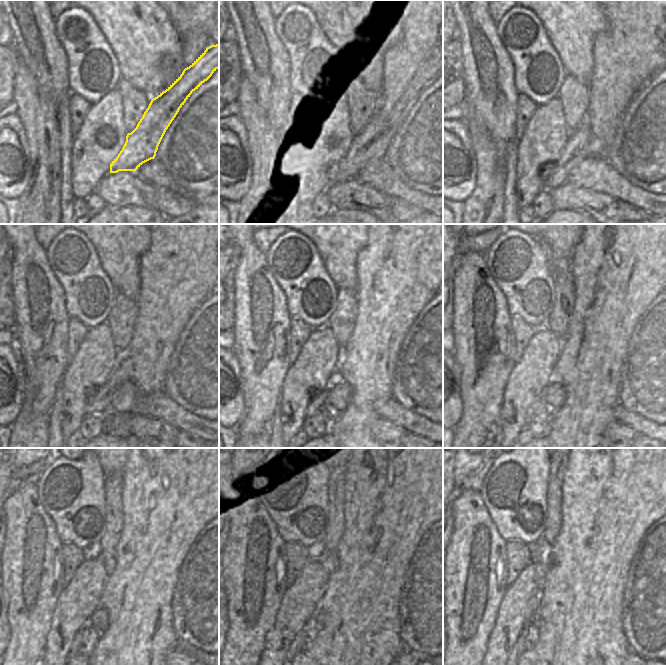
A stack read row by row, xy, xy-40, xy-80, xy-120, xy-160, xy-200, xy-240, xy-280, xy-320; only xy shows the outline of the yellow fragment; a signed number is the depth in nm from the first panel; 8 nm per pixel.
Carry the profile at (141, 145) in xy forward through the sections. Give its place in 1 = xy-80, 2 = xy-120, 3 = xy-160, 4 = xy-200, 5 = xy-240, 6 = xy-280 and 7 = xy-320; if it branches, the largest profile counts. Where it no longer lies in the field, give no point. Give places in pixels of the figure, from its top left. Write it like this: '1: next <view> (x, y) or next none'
1: next xy-80 (553, 178)
2: next xy-120 (99, 403)
3: next xy-160 (318, 404)
4: next xy-200 (539, 405)
5: next xy-240 (75, 644)
6: next xy-280 (295, 647)
7: next xy-320 (519, 647)

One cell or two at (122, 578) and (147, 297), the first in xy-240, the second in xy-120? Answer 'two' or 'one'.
one

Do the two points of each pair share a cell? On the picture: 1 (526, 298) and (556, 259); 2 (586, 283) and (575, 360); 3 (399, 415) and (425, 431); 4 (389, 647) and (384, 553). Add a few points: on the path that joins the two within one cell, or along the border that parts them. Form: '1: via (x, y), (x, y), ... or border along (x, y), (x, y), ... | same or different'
1: border along (540, 245), (551, 273) | different
2: via (586, 302), (586, 341) | same
3: via (405, 418), (413, 425), (419, 425) | same
4: via (384, 624), (384, 576) | same

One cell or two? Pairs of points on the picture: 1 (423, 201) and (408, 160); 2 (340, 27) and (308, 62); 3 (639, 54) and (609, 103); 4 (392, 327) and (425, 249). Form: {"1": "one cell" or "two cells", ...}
{"1": "two cells", "2": "two cells", "3": "one cell", "4": "one cell"}

